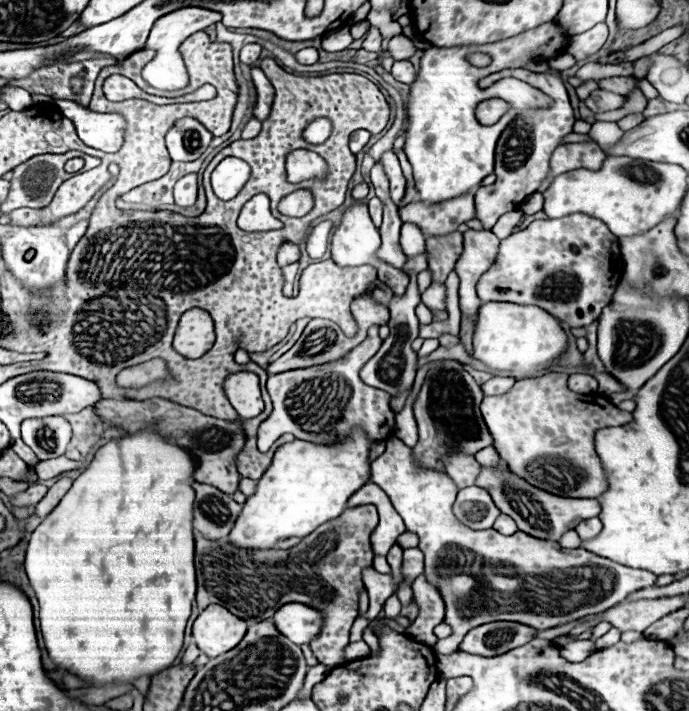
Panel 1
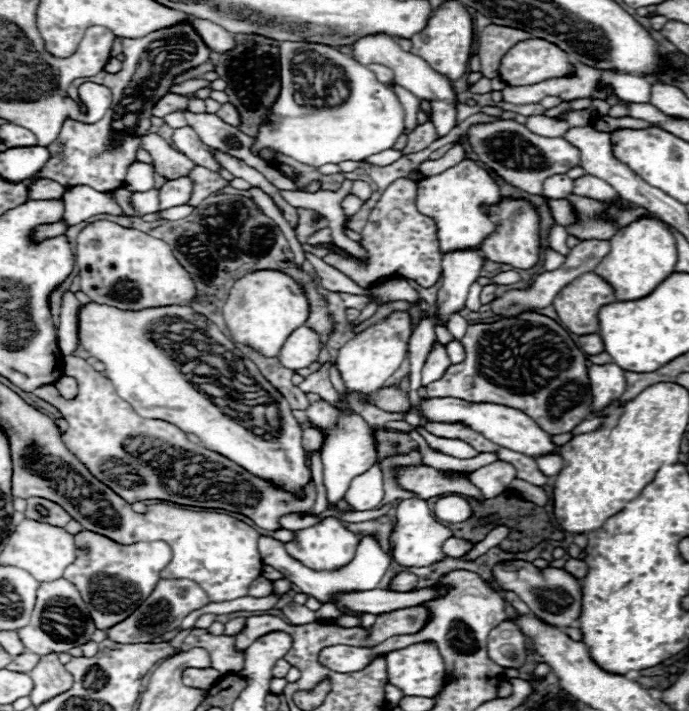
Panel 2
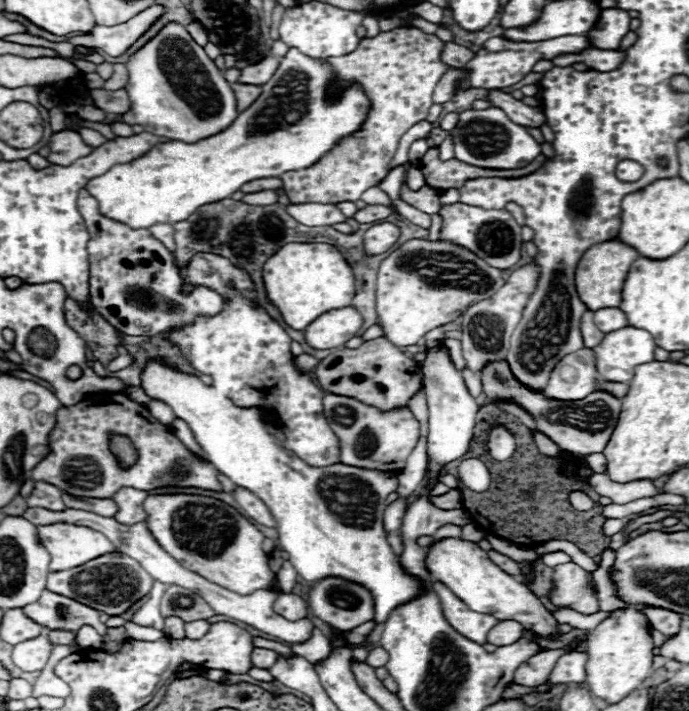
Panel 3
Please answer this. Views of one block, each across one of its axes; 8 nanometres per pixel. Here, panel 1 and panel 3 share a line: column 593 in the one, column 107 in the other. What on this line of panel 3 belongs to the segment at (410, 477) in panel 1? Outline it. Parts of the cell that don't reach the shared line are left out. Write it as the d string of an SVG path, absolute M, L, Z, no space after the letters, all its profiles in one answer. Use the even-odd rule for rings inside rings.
M112 552L100 556L98 560L90 560L90 564L82 564L82 568L70 568L66 572L50 572L46 588L58 592L62 596L74 598L98 612L106 612L108 616L122 616L132 604L144 598L152 588L152 576L130 556Z

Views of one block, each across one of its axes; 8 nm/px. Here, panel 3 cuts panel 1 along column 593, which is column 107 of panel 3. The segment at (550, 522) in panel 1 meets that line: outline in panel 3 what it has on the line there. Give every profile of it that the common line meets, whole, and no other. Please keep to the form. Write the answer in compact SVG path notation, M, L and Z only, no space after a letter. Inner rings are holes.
M62 494L62 500L64 500L66 508L94 512L94 514L104 516L104 518L114 518L118 512L118 506L114 504L114 500L74 500L74 496L66 496L66 494Z

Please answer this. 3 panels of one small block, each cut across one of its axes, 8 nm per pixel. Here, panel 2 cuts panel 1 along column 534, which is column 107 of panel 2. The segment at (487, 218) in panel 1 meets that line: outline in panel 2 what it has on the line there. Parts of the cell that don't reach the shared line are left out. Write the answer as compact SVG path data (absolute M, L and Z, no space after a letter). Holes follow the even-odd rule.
M182 22L150 36L138 40L122 38L122 70L110 74L104 70L90 76L88 82L102 84L112 92L112 106L102 120L94 124L82 124L76 120L66 120L60 136L48 146L50 160L38 172L38 178L50 178L60 182L66 188L72 186L90 186L98 192L110 192L120 188L128 166L136 160L136 150L140 148L142 136L150 128L154 104L168 94L174 76L190 70L210 58L210 48L200 40L192 24Z

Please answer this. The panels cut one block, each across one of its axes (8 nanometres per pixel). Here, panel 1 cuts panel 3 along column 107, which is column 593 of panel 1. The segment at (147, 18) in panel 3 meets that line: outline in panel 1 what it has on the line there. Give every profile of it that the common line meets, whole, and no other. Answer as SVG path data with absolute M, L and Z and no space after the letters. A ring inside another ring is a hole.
M600 22L594 28L590 28L588 32L570 36L570 44L568 44L566 52L572 54L576 60L584 60L584 58L596 54L604 46L606 38L608 38L608 26L604 22Z

